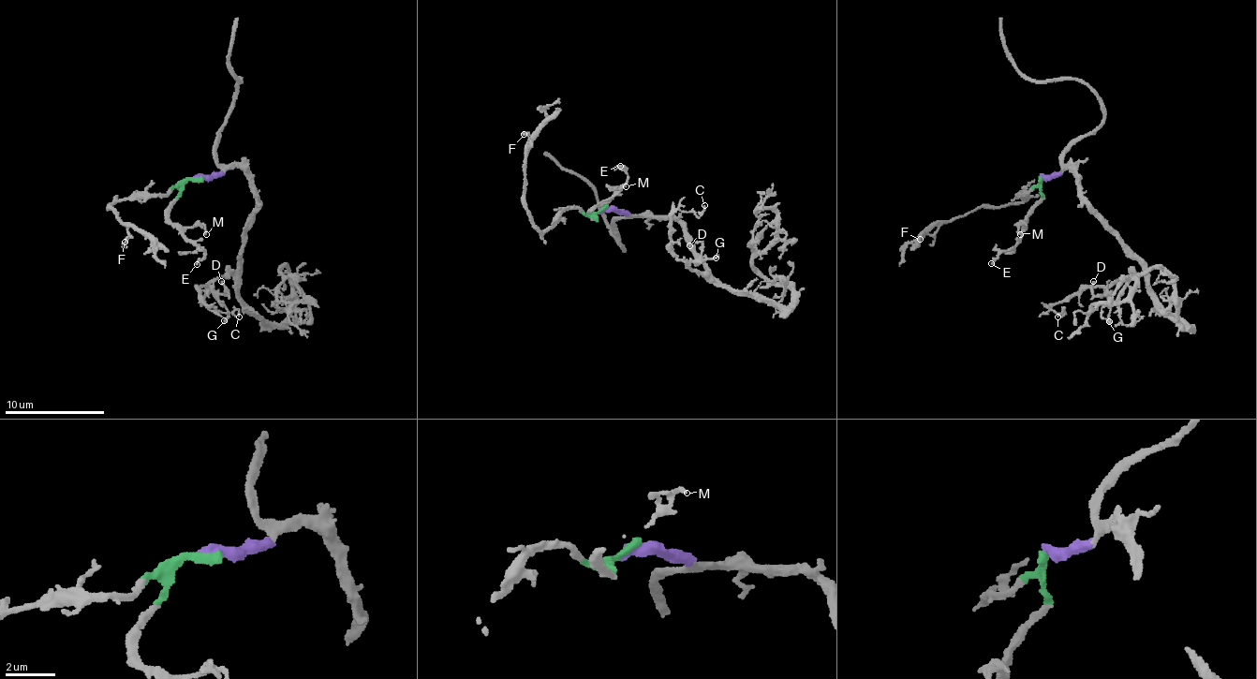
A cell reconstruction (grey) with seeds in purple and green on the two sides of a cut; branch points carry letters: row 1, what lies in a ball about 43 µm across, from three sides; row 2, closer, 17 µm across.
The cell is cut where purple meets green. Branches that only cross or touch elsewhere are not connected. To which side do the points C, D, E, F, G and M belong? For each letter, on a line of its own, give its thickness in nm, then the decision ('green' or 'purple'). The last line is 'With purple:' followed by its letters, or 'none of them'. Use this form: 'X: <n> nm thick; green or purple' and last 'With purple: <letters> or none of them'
C: 80 nm thick; purple
D: 160 nm thick; purple
E: 180 nm thick; green
F: 170 nm thick; green
G: 150 nm thick; purple
M: 150 nm thick; green
With purple: C, D, G

